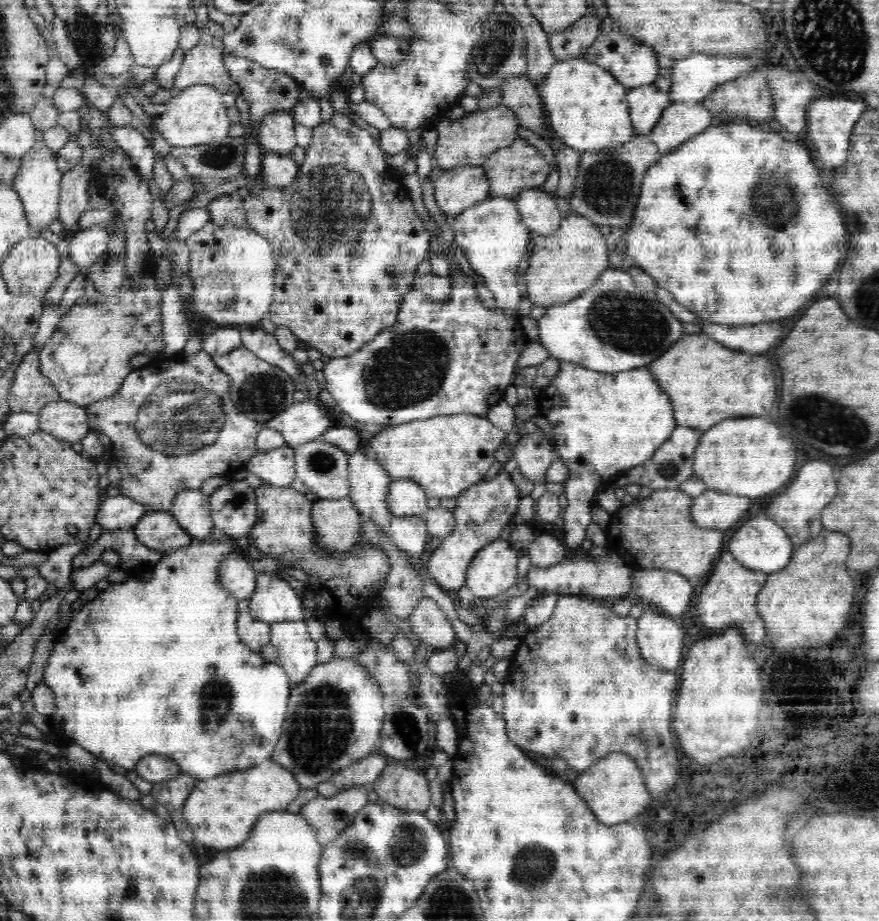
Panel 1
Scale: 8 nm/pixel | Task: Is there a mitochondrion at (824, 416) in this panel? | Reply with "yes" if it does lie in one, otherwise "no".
yes

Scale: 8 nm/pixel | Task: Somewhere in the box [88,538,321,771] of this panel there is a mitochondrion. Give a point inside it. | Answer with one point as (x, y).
(216, 698)

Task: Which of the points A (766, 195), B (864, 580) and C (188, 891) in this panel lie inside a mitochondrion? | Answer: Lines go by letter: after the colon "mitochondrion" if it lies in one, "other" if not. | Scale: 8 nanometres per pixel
A: mitochondrion
B: other
C: other

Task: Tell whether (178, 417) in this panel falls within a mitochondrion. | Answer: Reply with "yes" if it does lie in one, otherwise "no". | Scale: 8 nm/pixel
yes

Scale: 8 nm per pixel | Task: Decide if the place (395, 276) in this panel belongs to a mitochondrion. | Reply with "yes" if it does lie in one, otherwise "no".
yes

